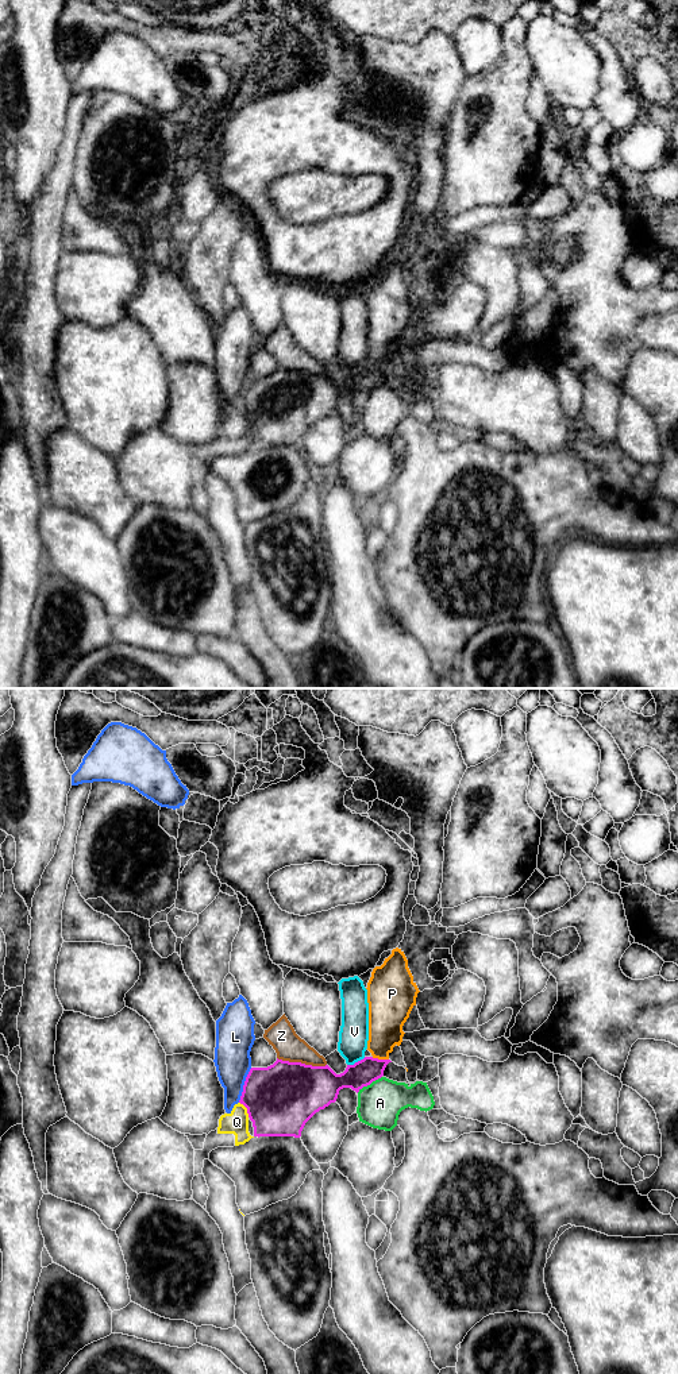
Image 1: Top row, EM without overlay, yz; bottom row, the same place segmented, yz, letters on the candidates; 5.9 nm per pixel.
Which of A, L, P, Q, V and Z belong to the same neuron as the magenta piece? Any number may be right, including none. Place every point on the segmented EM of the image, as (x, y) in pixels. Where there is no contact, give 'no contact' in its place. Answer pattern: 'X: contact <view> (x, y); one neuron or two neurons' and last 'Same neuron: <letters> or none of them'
A: contact yz (369, 1084); two neurons
L: contact yz (243, 1085); two neurons
P: contact yz (380, 1060); two neurons
Q: contact yz (247, 1110); two neurons
V: contact yz (355, 1062); one neuron
Z: contact yz (300, 1062); two neurons
Same neuron: V

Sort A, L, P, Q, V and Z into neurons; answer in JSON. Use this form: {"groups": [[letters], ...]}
{"groups": [["A"], ["L"], ["P"], ["Q"], ["V"], ["Z"]]}

